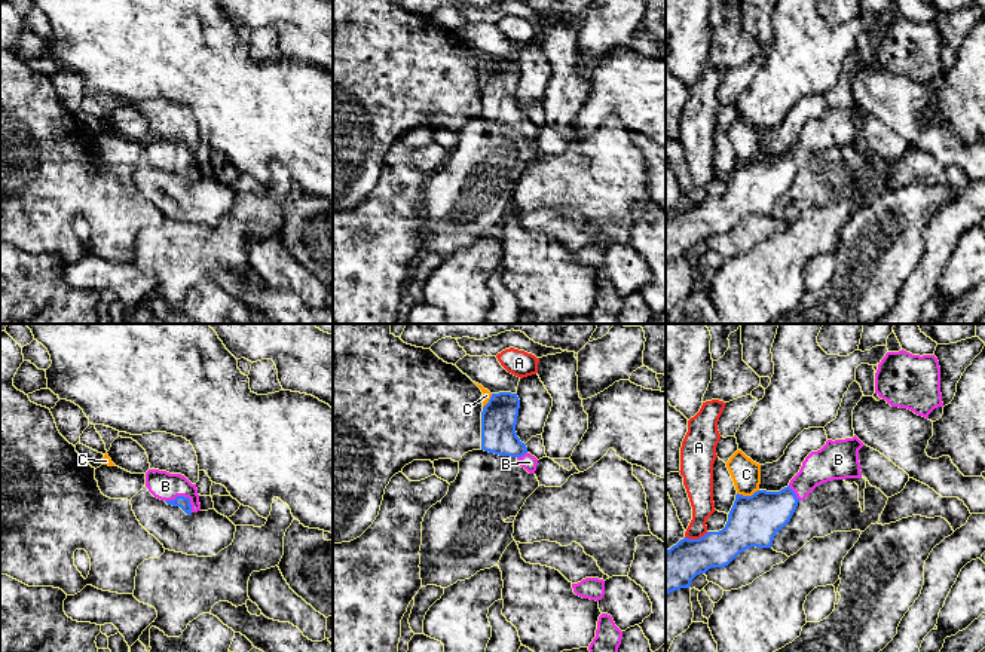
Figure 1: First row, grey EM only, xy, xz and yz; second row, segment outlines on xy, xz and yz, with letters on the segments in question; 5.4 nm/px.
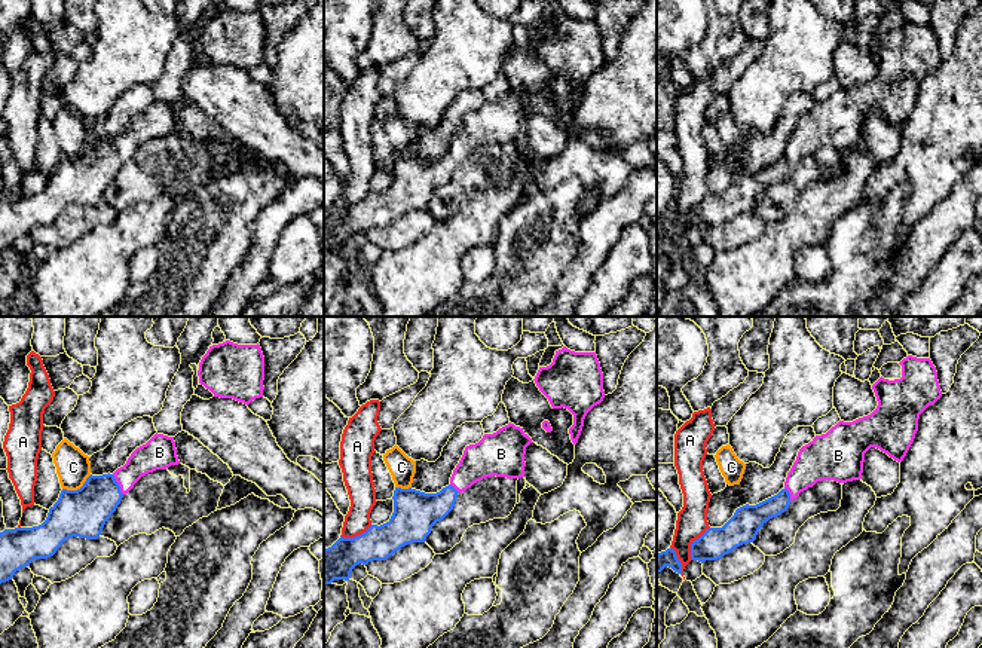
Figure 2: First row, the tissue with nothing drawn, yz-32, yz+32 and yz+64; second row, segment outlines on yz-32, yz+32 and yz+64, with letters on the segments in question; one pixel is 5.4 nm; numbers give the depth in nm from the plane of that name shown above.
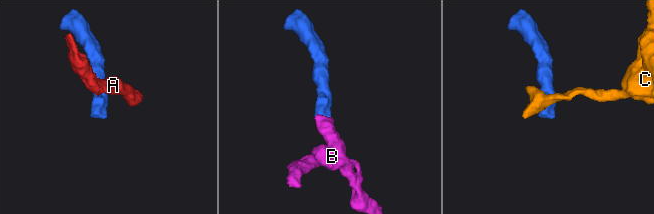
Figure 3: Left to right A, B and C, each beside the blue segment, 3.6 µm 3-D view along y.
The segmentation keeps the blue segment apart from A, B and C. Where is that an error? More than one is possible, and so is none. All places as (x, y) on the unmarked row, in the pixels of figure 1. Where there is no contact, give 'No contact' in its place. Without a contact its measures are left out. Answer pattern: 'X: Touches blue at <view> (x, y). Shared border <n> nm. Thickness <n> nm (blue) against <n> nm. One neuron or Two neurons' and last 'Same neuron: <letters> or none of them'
A: Touches blue at yz (696, 207). Shared border 130 nm. Thickness 220 nm (blue) against 140 nm. Two neurons
B: Touches blue at xy (183, 164). Shared border 170 nm. Thickness 70 nm (blue) against 150 nm. One neuron
C: Touches blue at yz (748, 164). Shared border 120 nm. Thickness 280 nm (blue) against 160 nm. Two neurons
Same neuron: B

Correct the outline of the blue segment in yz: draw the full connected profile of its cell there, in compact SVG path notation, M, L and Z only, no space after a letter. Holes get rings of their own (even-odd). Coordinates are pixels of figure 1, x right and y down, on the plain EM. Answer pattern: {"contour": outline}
{"contour": "M856 102L845 107L828 107L820 117L811 119L805 125L799 140L780 159L758 157L752 163L737 160L722 198L707 199L700 206L683 205L666 218L666 263L680 255L689 255L697 242L706 241L712 235L728 233L747 215L771 215L774 203L790 189L798 169L804 168L817 153L832 147L862 144L859 117L863 113Z"}

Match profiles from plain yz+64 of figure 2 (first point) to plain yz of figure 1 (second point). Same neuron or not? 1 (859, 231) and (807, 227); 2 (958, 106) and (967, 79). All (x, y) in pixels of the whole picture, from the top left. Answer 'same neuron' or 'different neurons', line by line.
1: different neurons
2: same neuron

